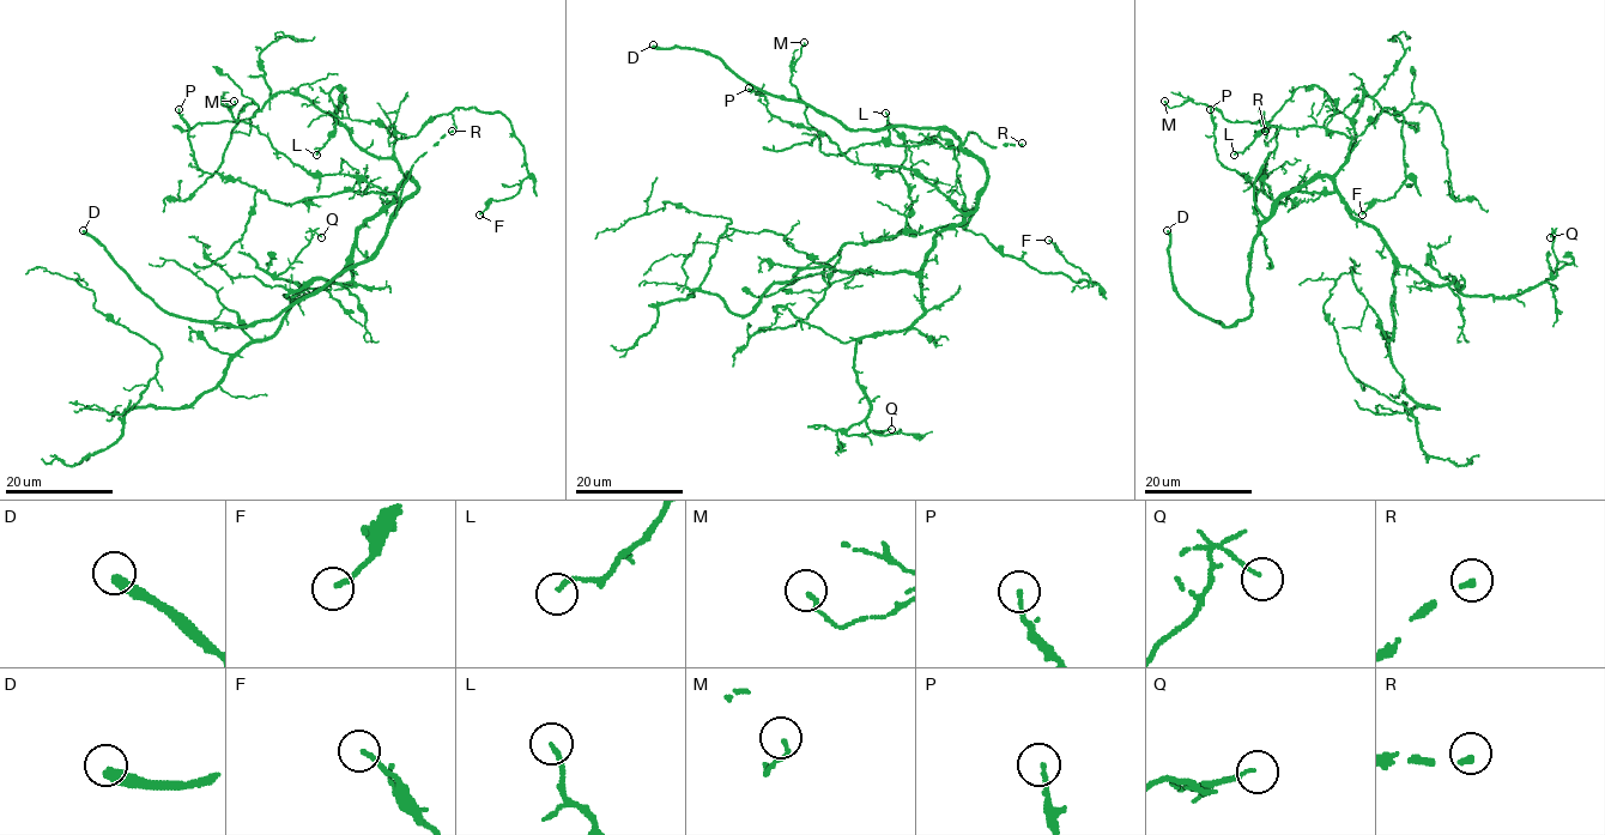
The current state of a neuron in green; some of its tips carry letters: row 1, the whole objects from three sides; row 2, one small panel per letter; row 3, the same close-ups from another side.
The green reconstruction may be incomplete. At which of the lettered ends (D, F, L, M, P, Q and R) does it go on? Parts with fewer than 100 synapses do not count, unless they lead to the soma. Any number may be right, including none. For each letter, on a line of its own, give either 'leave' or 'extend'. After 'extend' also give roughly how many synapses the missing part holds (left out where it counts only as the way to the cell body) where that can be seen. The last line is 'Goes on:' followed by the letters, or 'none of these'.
D: extend | 250 syn
F: leave
L: leave
M: leave
P: leave
Q: leave
R: leave
Goes on: D

